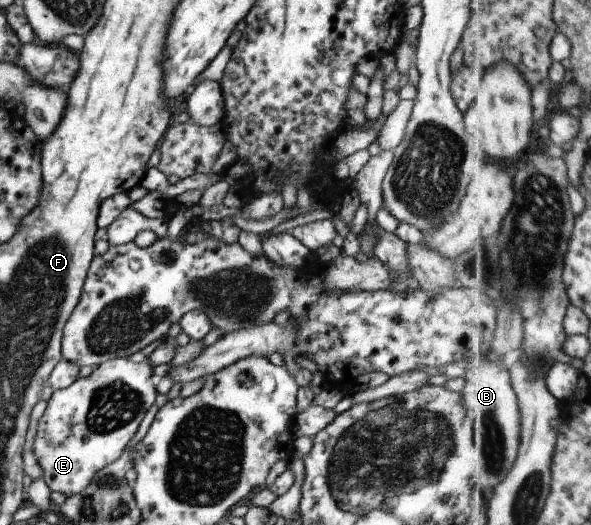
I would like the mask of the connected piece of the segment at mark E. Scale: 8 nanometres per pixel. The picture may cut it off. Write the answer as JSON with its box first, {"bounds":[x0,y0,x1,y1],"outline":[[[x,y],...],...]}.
{"bounds":[34,357,159,496],"outline":[[[130,357],[113,358],[103,362],[90,376],[78,377],[74,384],[53,392],[34,440],[34,456],[50,490],[68,496],[78,494],[98,470],[122,456],[159,394],[152,368],[147,358],[140,362]]]}

